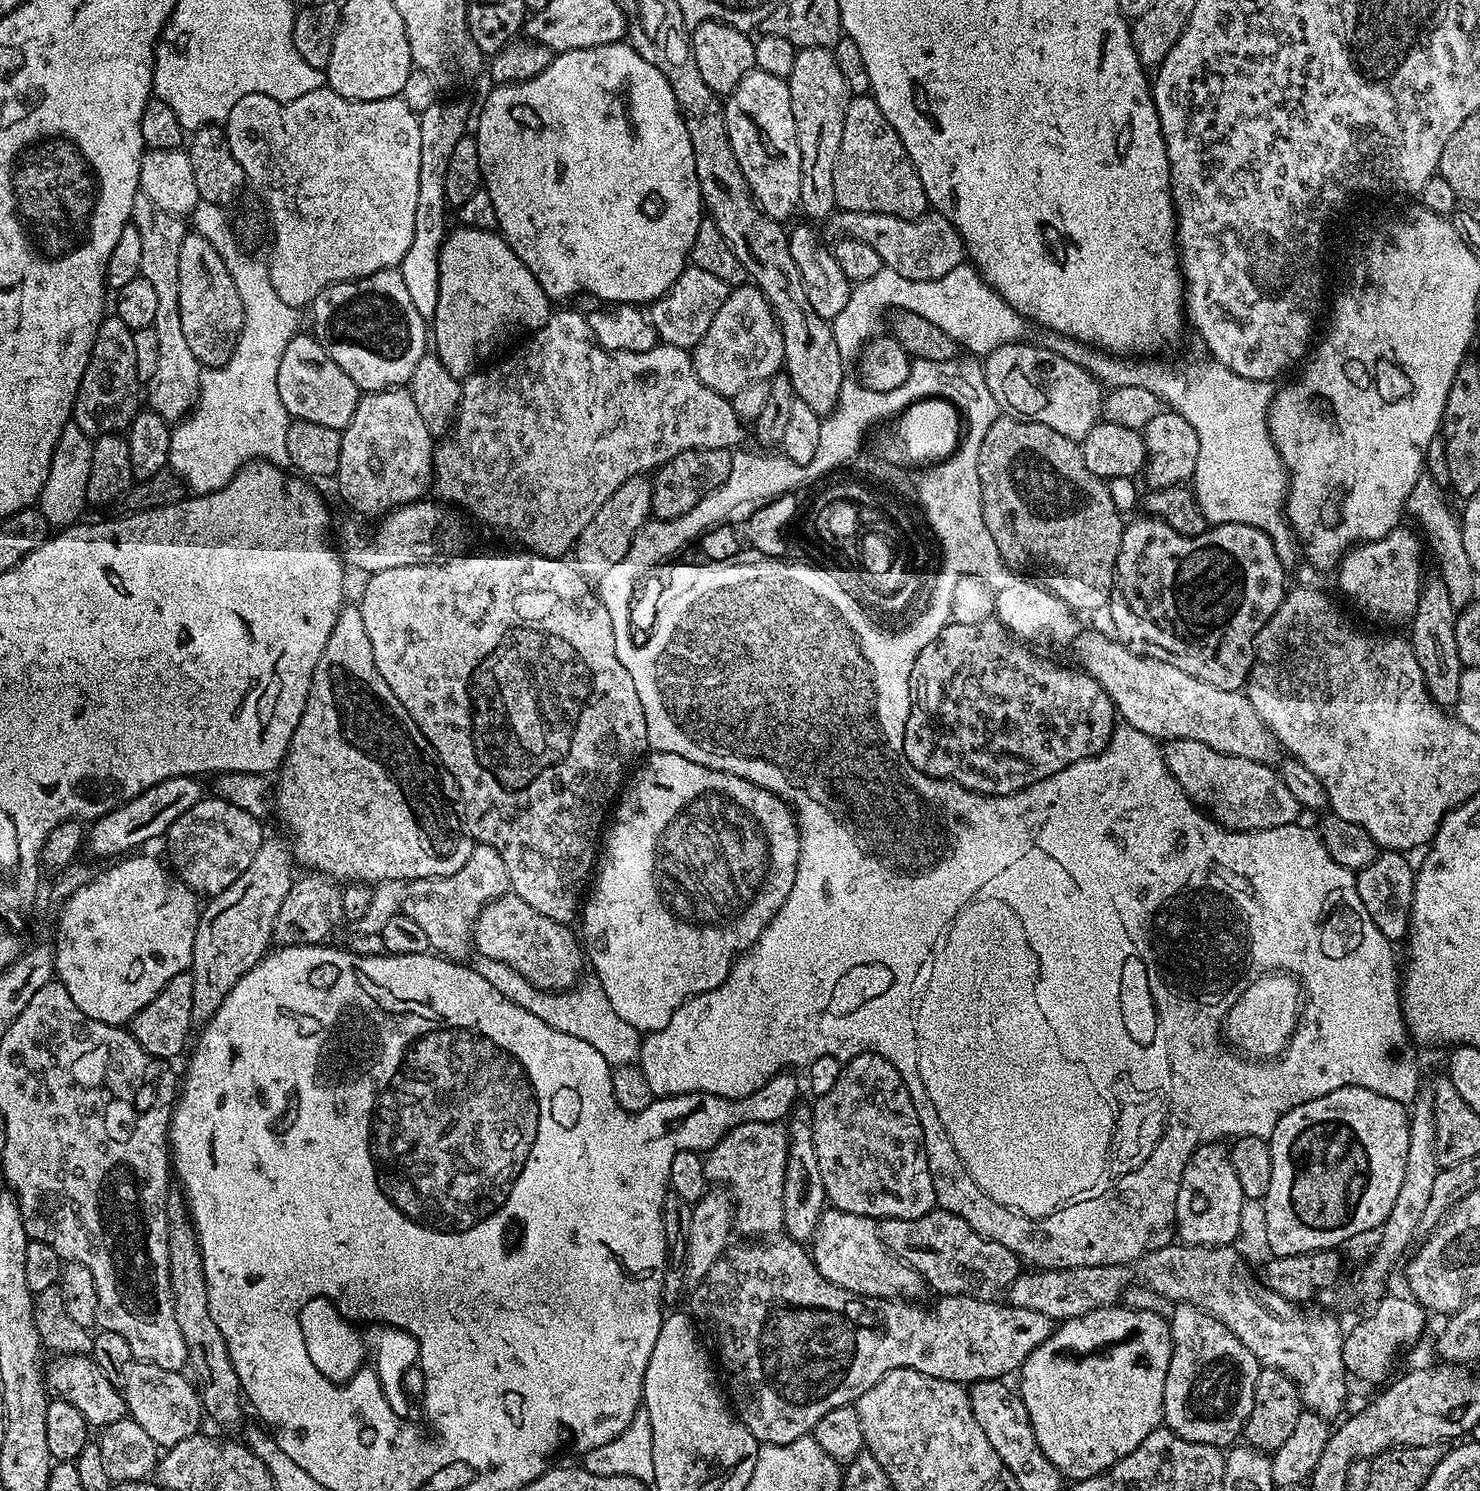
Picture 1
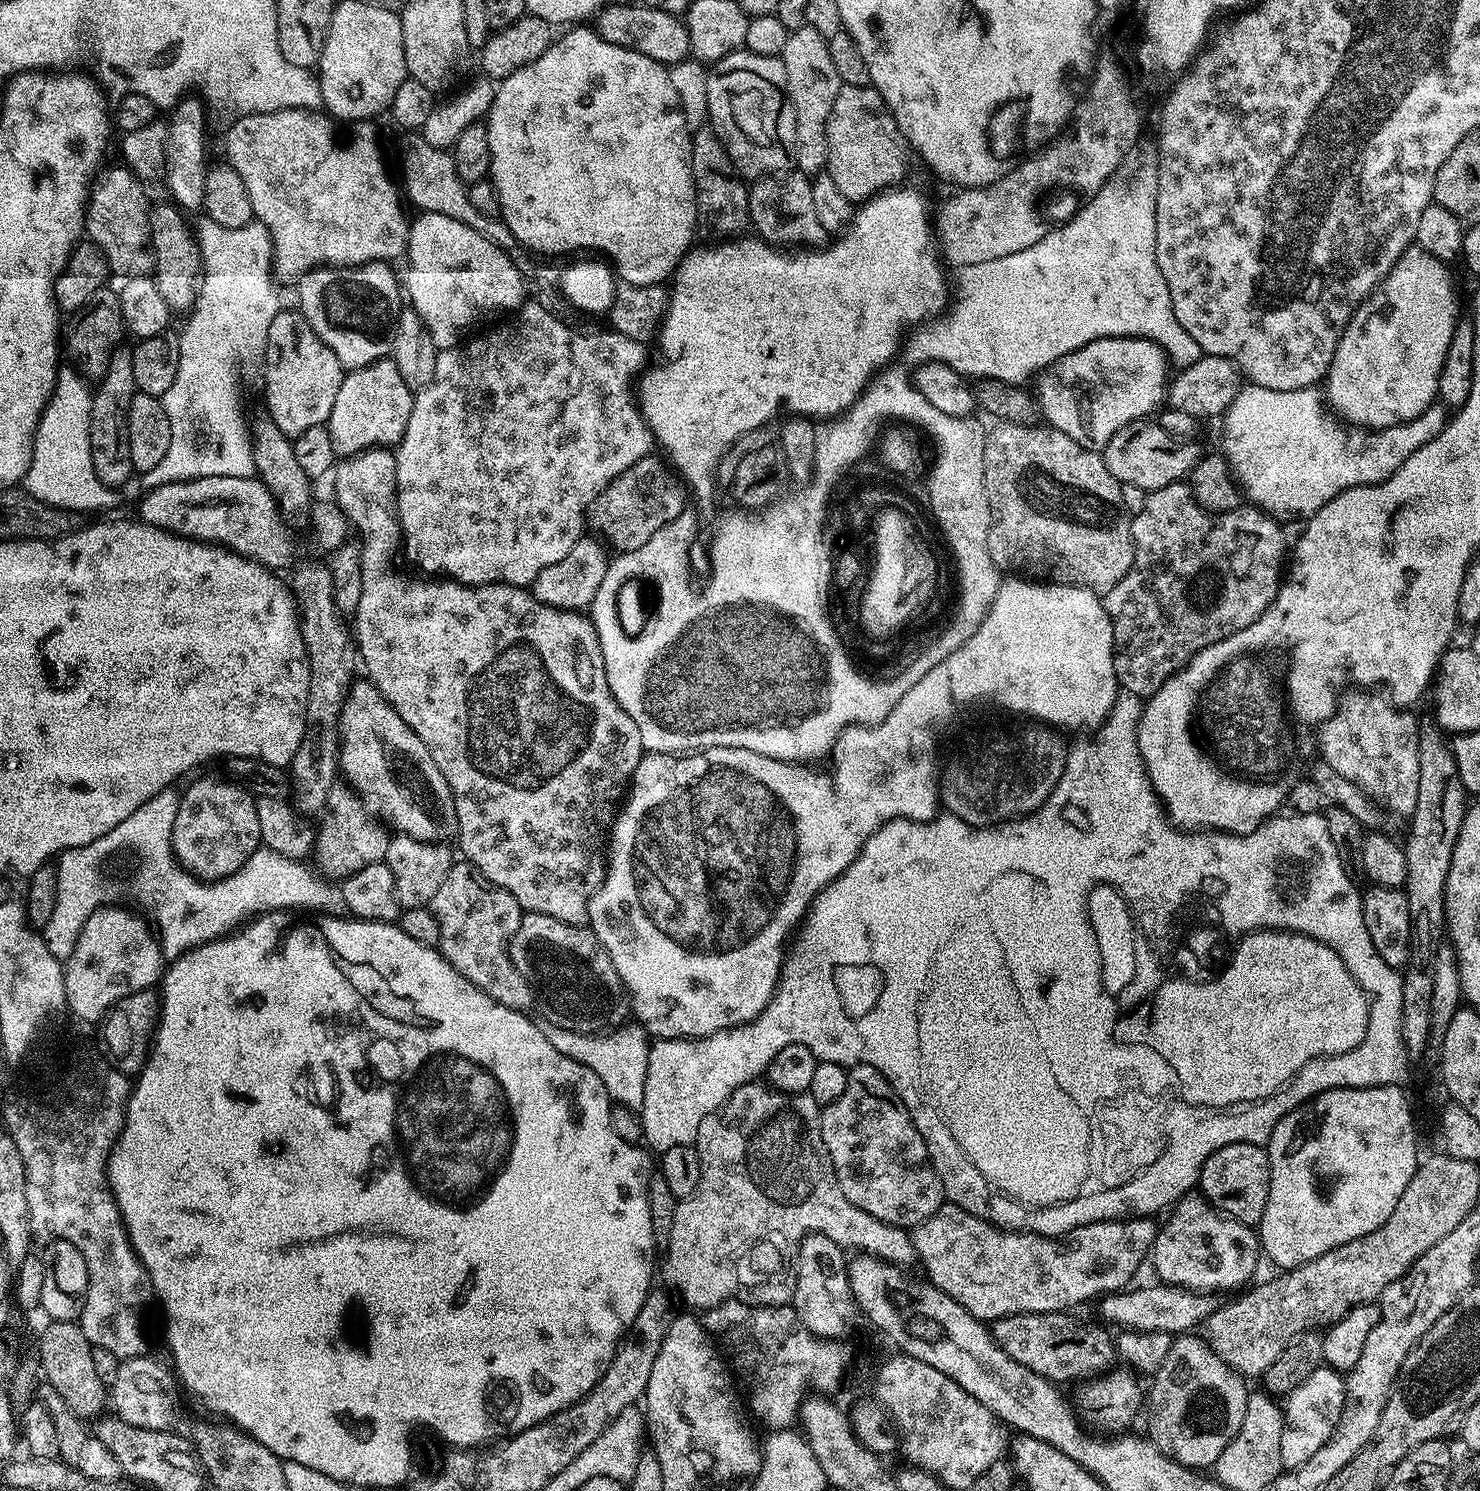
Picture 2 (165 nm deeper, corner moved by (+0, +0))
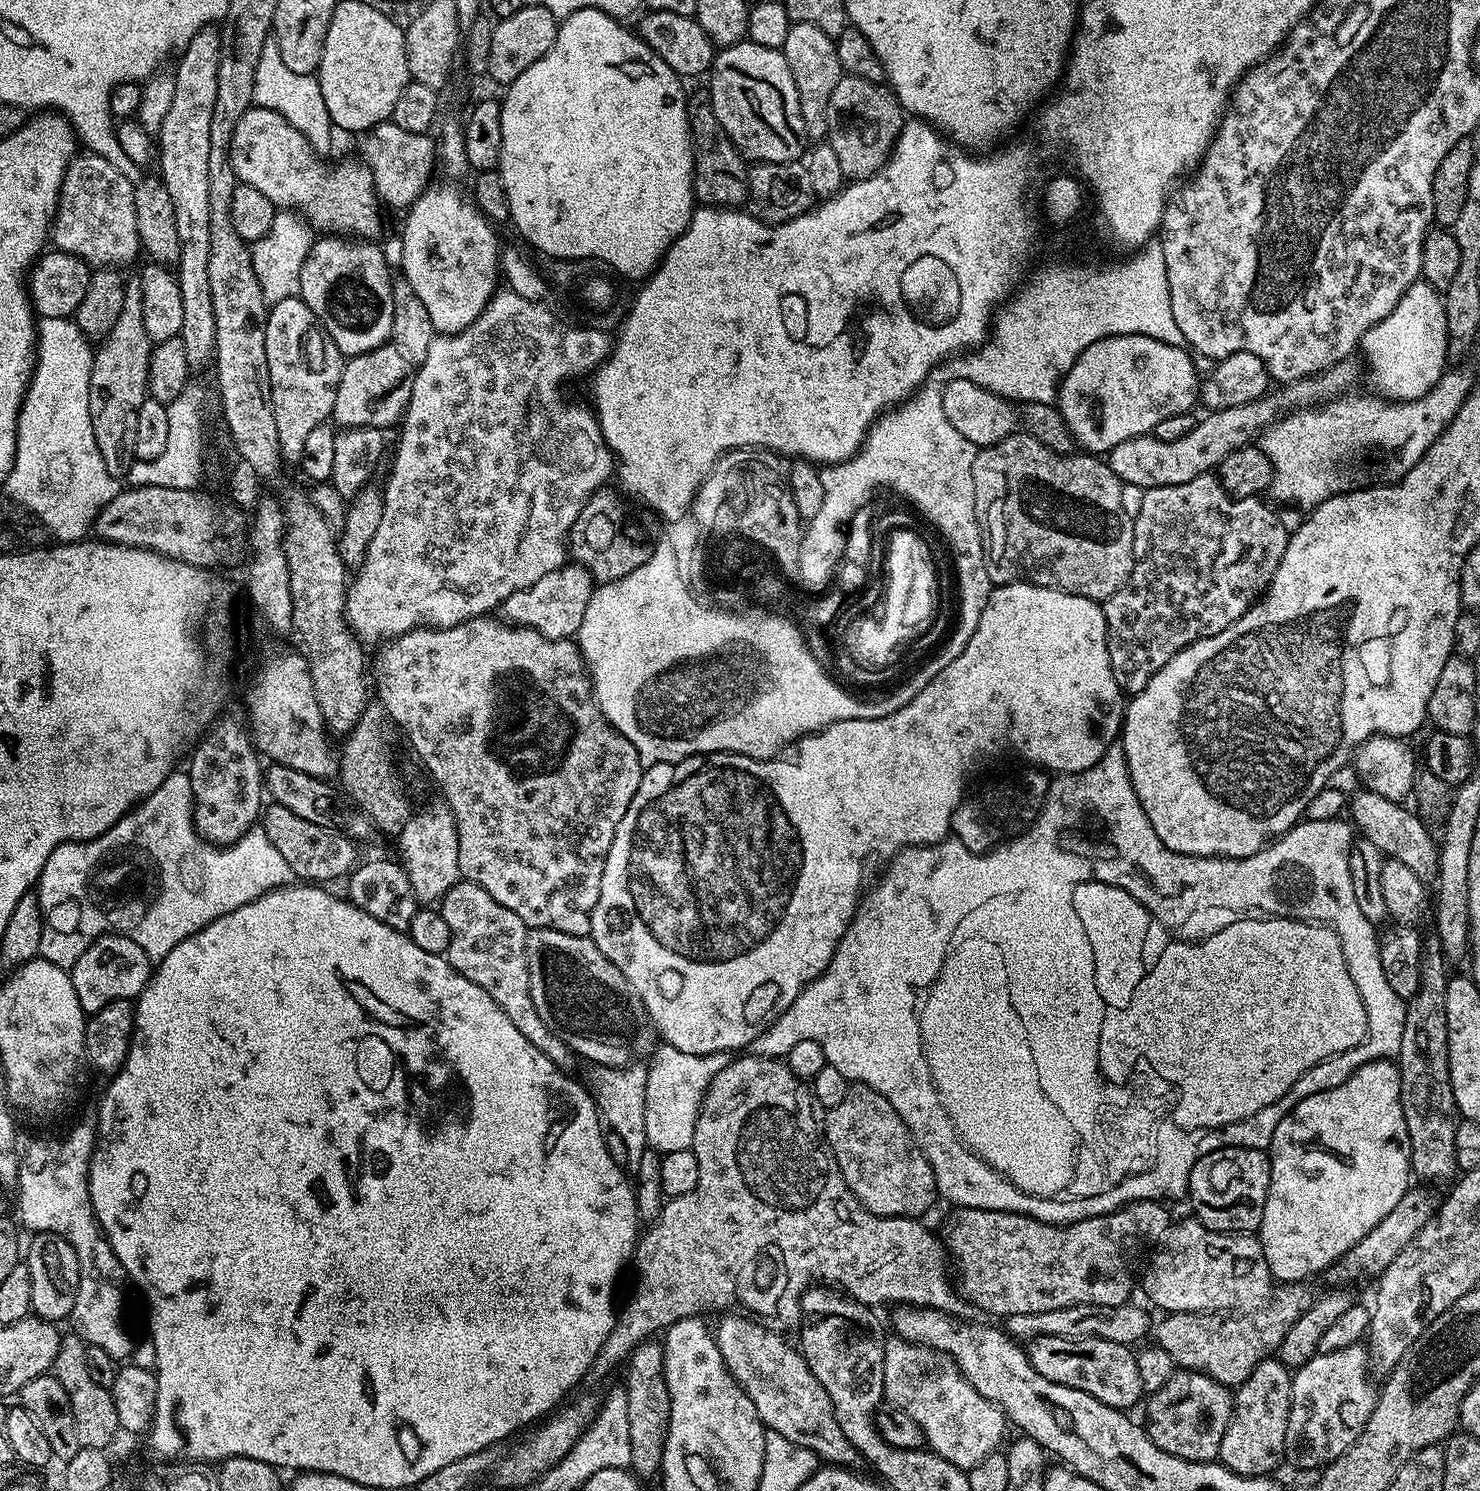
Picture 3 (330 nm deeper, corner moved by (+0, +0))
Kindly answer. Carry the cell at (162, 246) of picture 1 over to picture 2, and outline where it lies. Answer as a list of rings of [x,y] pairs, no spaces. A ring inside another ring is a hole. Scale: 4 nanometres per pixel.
[[[126,166],[119,167],[110,169],[108,173],[105,171],[92,190],[86,213],[86,232],[91,243],[103,250],[108,267],[115,275],[117,272],[120,278],[152,276],[156,259],[152,253],[152,227],[148,217],[150,203],[144,193],[145,185]]]

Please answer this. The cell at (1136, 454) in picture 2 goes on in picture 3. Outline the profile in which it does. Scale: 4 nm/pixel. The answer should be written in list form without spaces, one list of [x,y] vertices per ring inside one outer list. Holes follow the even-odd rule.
[[[1352,358],[1340,360],[1334,366],[1319,372],[1317,376],[1307,376],[1295,380],[1293,384],[1285,384],[1276,390],[1280,392],[1269,391],[1254,402],[1246,402],[1246,406],[1230,406],[1209,411],[1208,417],[1205,420],[1197,419],[1190,434],[1186,434],[1186,438],[1178,438],[1178,442],[1162,442],[1154,434],[1126,438],[1126,442],[1118,442],[1118,446],[1114,446],[1107,453],[1106,463],[1121,482],[1145,490],[1190,482],[1190,478],[1198,478],[1219,469],[1226,454],[1234,454],[1234,450],[1249,447],[1273,420],[1295,409],[1319,406],[1351,393],[1355,389],[1352,387],[1355,386],[1356,379],[1359,376],[1361,379],[1362,376],[1361,369],[1360,372],[1356,369],[1354,361]]]

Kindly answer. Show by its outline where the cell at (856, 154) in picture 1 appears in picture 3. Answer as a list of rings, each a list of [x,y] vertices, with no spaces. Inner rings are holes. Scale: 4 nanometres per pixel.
[[[841,75],[834,94],[830,94],[826,142],[842,166],[845,181],[865,180],[883,168],[892,154],[906,113],[887,83],[875,84],[866,78]]]

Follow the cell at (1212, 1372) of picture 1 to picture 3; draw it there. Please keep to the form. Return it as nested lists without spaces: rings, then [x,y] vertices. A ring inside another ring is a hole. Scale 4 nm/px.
[[[1187,1370],[1173,1371],[1172,1377],[1156,1392],[1147,1397],[1148,1424],[1146,1431],[1152,1443],[1158,1445],[1166,1454],[1174,1454],[1183,1460],[1199,1460],[1212,1462],[1220,1455],[1222,1434],[1226,1434],[1226,1426],[1232,1417],[1233,1393],[1229,1385],[1220,1384],[1210,1378],[1205,1372],[1190,1372]]]

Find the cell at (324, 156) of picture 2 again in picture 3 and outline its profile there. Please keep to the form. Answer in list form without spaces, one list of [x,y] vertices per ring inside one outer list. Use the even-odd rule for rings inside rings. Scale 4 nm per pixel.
[[[253,106],[242,114],[238,126],[234,126],[233,140],[229,146],[228,160],[232,163],[237,181],[254,186],[261,194],[266,194],[277,209],[295,210],[312,225],[313,229],[324,234],[343,234],[348,238],[359,238],[365,242],[377,239],[380,232],[380,208],[382,201],[376,194],[374,178],[370,170],[359,159],[344,160],[333,168],[328,168],[327,159],[315,152],[310,142],[282,114],[269,108]]]

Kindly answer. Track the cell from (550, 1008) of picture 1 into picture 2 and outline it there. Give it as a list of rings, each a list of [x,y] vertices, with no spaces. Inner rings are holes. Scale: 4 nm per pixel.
[[[545,1019],[539,1021],[539,1026],[554,1050],[566,1054],[566,1058],[574,1058],[574,1062],[582,1062],[582,1066],[594,1070],[594,1074],[602,1078],[602,1086],[606,1086],[609,1100],[633,1110],[640,1109],[646,1094],[646,1062],[650,1037],[639,1023],[632,1022],[615,1030],[601,1031],[599,1034],[566,1030]]]

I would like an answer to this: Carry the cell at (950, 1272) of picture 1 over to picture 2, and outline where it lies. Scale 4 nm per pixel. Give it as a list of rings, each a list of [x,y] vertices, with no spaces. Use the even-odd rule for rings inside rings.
[[[945,1202],[933,1216],[911,1229],[910,1235],[916,1260],[924,1267],[923,1275],[930,1283],[954,1298],[954,1302],[958,1302],[958,1306],[966,1309],[976,1320],[991,1322],[1001,1320],[1003,1316],[1027,1312],[1068,1312],[1083,1300],[1127,1289],[1133,1283],[1131,1280],[1135,1278],[1140,1263],[1149,1259],[1157,1231],[1155,1219],[1121,1218],[1094,1222],[1090,1226],[1070,1230],[1064,1236],[1004,1232],[990,1222],[974,1218],[974,1214],[966,1214],[966,1210]]]

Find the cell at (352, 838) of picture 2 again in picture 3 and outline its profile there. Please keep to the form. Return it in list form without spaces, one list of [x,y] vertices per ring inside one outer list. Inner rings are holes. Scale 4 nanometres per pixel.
[[[379,702],[365,707],[364,713],[343,741],[344,752],[338,756],[338,784],[360,809],[372,819],[373,825],[392,838],[399,837],[402,826],[413,816],[414,807],[399,788],[396,760],[392,757],[392,743],[396,740],[397,725],[388,717],[388,711]]]

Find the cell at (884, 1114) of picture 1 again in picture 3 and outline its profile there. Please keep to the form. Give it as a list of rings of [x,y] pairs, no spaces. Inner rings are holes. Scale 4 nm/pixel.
[[[849,1087],[846,1098],[842,1098],[838,1106],[827,1109],[823,1122],[828,1149],[834,1154],[838,1170],[842,1170],[842,1178],[846,1178],[846,1186],[850,1186],[861,1208],[870,1210],[875,1216],[920,1218],[932,1203],[937,1203],[930,1162],[926,1162],[898,1110],[894,1110],[878,1090]]]

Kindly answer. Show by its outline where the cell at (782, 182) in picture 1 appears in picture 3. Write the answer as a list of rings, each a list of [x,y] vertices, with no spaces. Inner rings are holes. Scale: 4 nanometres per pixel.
[[[745,38],[739,44],[721,47],[715,53],[710,69],[712,76],[712,105],[722,130],[734,142],[734,146],[748,162],[797,162],[806,152],[806,133],[802,106],[798,102],[798,90],[794,86],[794,74],[786,62],[783,51],[770,46],[758,46]]]

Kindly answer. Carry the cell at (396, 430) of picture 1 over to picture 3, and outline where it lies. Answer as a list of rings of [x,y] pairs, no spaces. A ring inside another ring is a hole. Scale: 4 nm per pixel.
[[[391,342],[351,357],[342,370],[342,378],[338,382],[338,394],[334,394],[331,419],[341,429],[388,430],[391,429],[391,424],[399,425],[410,402],[413,375],[414,365],[403,356],[402,350],[398,350]]]

